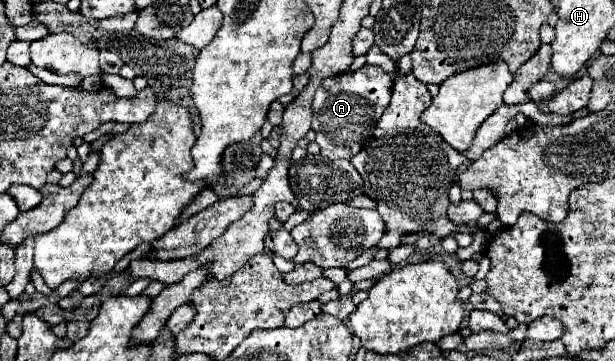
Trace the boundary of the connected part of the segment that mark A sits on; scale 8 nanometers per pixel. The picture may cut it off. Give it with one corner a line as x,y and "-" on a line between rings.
363,65
361,69
357,69
353,73
343,73
343,75
325,79
323,87
317,89
315,101
313,101
313,131
317,133
315,141
321,147
321,155
331,161
333,159
351,159
353,155
357,155
363,149
365,141
371,137
385,107
389,105
389,97
391,97
391,77
387,71
383,71
377,65

